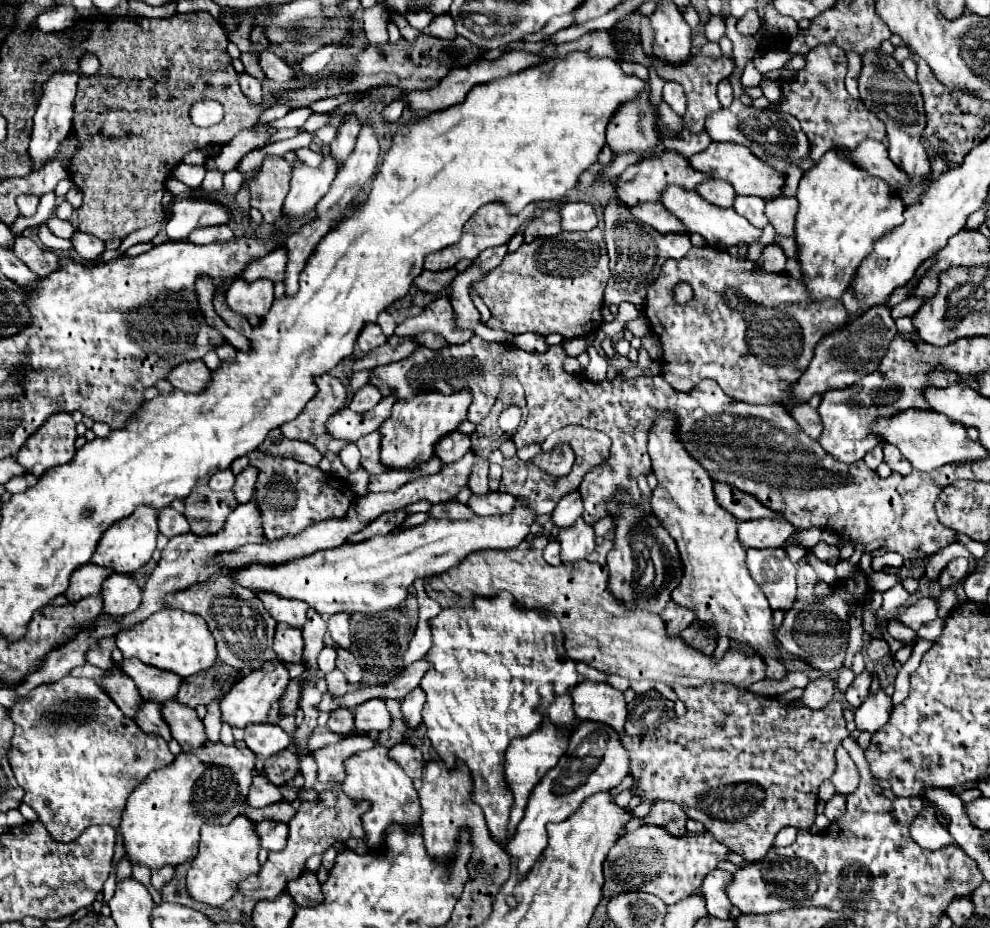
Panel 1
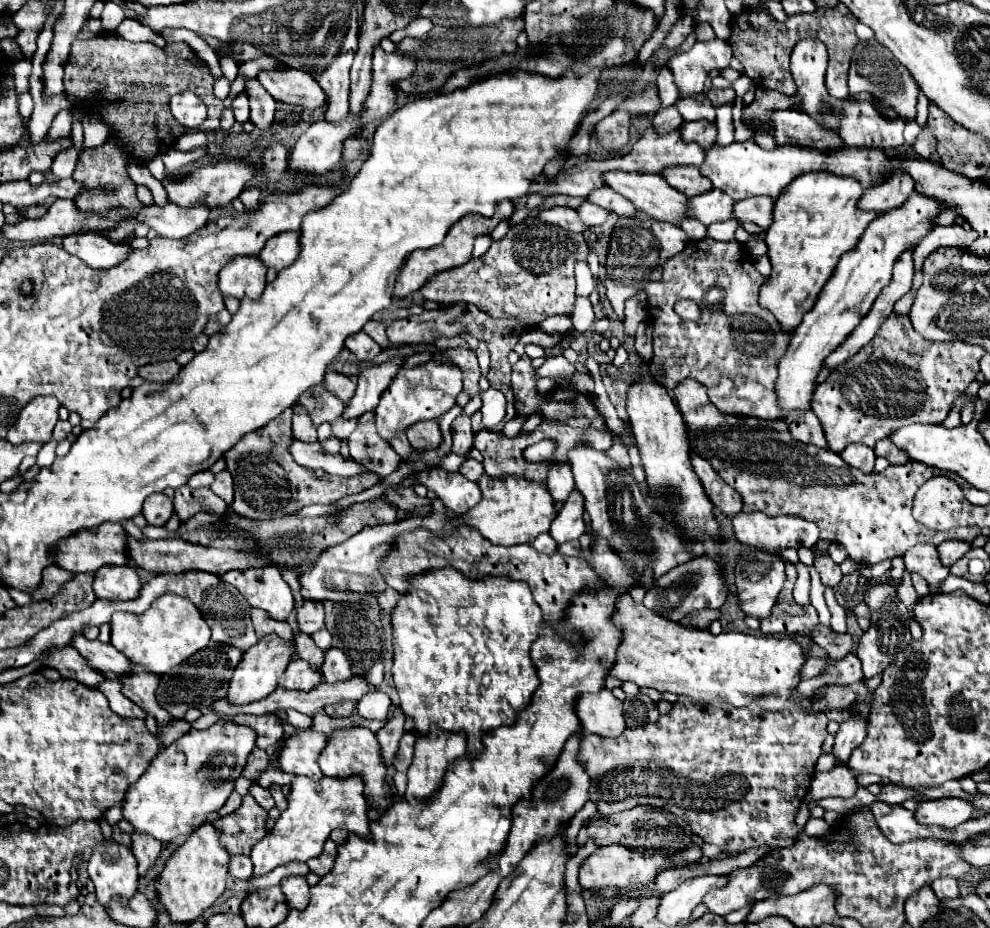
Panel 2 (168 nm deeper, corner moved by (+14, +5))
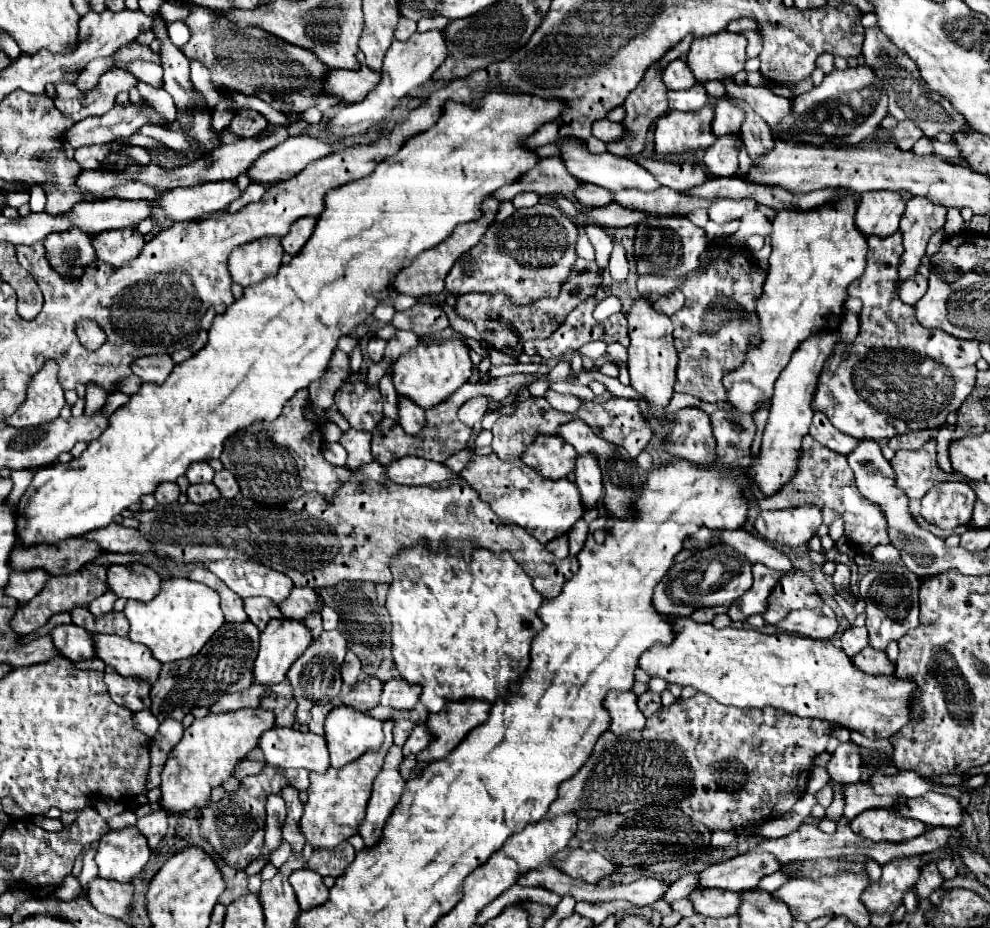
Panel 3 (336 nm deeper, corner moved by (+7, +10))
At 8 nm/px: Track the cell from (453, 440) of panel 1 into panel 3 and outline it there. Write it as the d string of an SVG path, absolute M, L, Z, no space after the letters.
M399 397L399 423L409 435L417 435L425 427L425 411L417 405L411 405L411 401L403 401Z

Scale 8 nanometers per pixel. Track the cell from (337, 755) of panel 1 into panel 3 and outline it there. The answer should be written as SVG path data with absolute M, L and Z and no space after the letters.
M273 727L263 733L259 747L263 749L265 761L275 767L305 767L315 773L325 773L329 769L325 737L309 731Z

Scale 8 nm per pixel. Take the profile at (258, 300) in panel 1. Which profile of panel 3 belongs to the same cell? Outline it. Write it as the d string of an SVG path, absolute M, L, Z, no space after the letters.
M259 239L235 249L229 257L233 283L249 287L275 275L281 267L283 247L279 239Z

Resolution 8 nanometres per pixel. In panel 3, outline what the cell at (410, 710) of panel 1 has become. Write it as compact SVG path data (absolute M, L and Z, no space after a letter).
M393 745L385 757L383 771L373 783L373 793L367 805L367 817L359 827L359 835L365 845L375 845L381 837L381 829L391 813L391 809L399 803L401 793L405 791L405 781L399 775L399 765L403 763L403 753L399 745Z

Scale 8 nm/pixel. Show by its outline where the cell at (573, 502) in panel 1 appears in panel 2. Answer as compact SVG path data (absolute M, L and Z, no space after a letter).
M568 462L550 464L546 484L548 484L552 498L556 502L564 502L568 498L568 494L574 490L574 478L572 478L572 470L570 470Z

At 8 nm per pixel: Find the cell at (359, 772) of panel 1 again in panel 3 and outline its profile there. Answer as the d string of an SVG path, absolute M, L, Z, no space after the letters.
M337 705L325 719L325 737L331 753L331 767L339 769L365 751L379 751L383 723L345 705Z

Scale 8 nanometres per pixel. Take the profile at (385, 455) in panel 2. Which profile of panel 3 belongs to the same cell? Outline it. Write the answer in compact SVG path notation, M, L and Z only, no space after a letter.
M486 356L478 365L480 373L472 374L469 378L469 383L463 385L463 389L457 389L447 401L443 401L443 405L437 405L435 409L429 409L425 413L427 415L427 423L421 429L423 433L419 433L419 435L407 435L407 433L403 433L403 429L399 425L395 425L391 419L383 417L379 421L379 425L371 431L371 435L373 435L371 437L371 453L373 453L373 459L377 463L381 463L381 465L389 465L389 463L393 463L393 461L397 461L397 459L401 459L405 455L415 455L415 457L421 457L421 459L431 459L431 461L441 461L443 463L453 453L465 449L467 443L469 443L469 439L471 439L473 429L467 427L467 425L461 425L461 421L457 419L457 409L465 401L469 401L469 399L473 399L477 395L493 395L495 399L505 399L509 395L515 395L515 391L525 385L527 377L531 377L531 375L523 375L521 373L521 375L509 375L509 377L489 379L487 383L483 383L480 379L488 371L488 365L491 365L490 358Z

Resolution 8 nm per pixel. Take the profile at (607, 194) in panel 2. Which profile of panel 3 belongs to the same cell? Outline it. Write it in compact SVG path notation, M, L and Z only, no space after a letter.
M583 185L579 191L575 191L575 199L583 207L605 207L607 199L611 199L613 193L599 187L599 185Z

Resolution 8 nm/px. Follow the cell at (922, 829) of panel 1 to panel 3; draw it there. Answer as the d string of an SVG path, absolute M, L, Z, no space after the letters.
M867 809L851 821L851 829L871 841L909 841L911 837L925 833L927 825L901 817L891 809Z

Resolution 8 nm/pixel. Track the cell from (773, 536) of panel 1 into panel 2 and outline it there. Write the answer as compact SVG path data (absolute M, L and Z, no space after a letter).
M754 512L754 514L736 514L734 516L734 534L736 534L736 540L742 542L742 544L748 544L748 546L754 546L754 548L760 548L760 550L766 550L766 552L780 552L782 548L812 548L814 544L818 544L818 526L814 522L808 522L806 518L800 518L800 516L776 516L776 518L770 518L762 512Z

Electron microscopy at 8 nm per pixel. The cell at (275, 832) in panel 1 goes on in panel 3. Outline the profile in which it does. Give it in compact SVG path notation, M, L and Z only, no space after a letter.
M265 767L263 773L245 777L241 781L241 789L229 793L219 803L207 805L201 809L201 837L213 847L213 851L223 857L231 867L245 869L251 861L255 861L265 845L265 799L269 793L279 793L285 787L285 779L273 767Z

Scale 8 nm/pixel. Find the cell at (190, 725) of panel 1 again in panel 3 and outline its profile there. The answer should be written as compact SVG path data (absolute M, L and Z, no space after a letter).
M95 635L95 641L99 641L99 659L119 675L141 679L151 685L155 683L155 677L159 677L161 663L151 657L151 651L147 651L145 645L115 635Z

